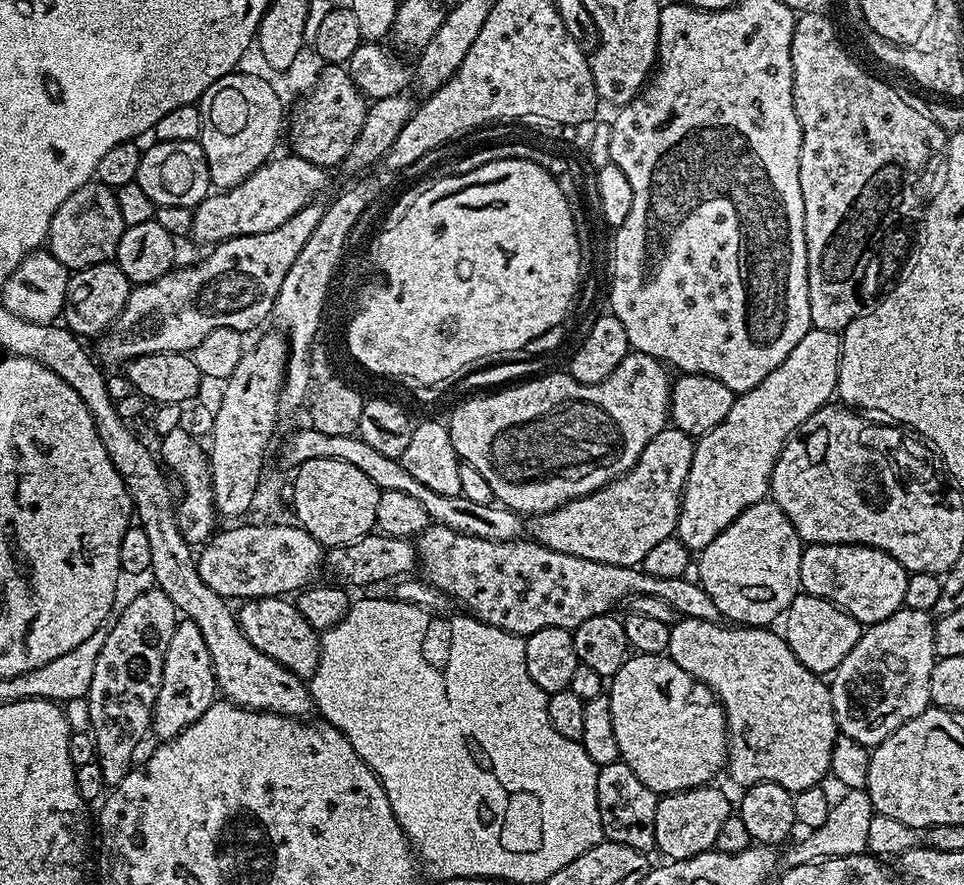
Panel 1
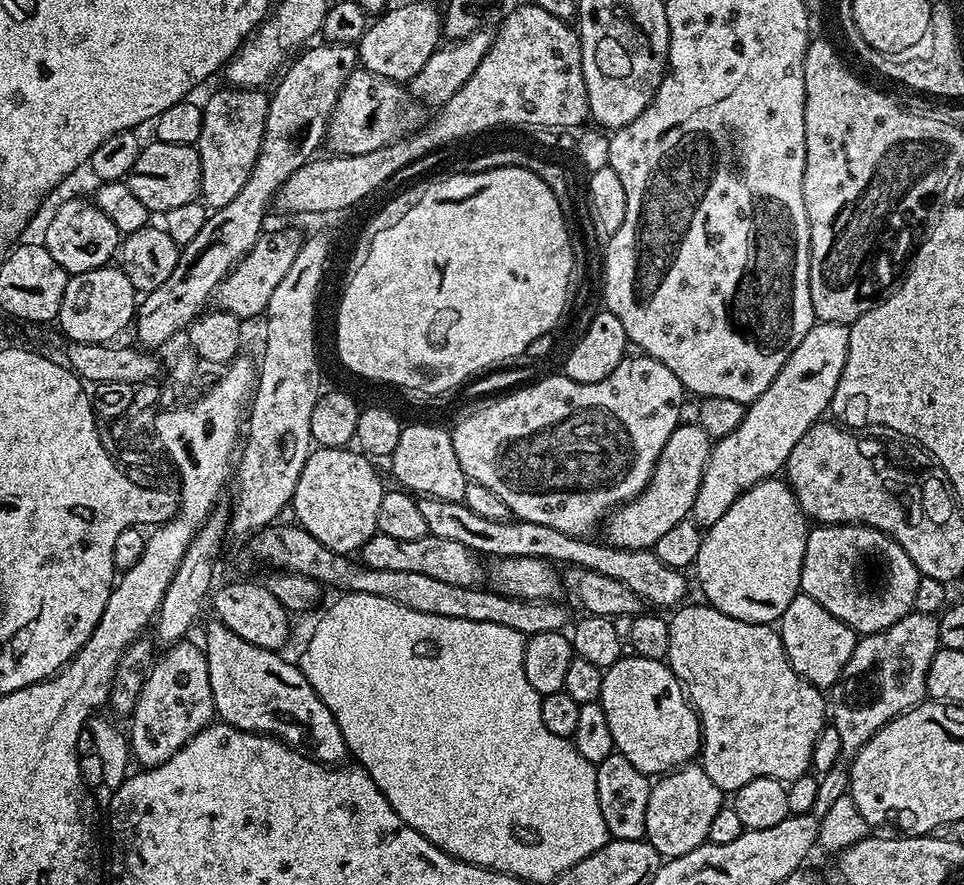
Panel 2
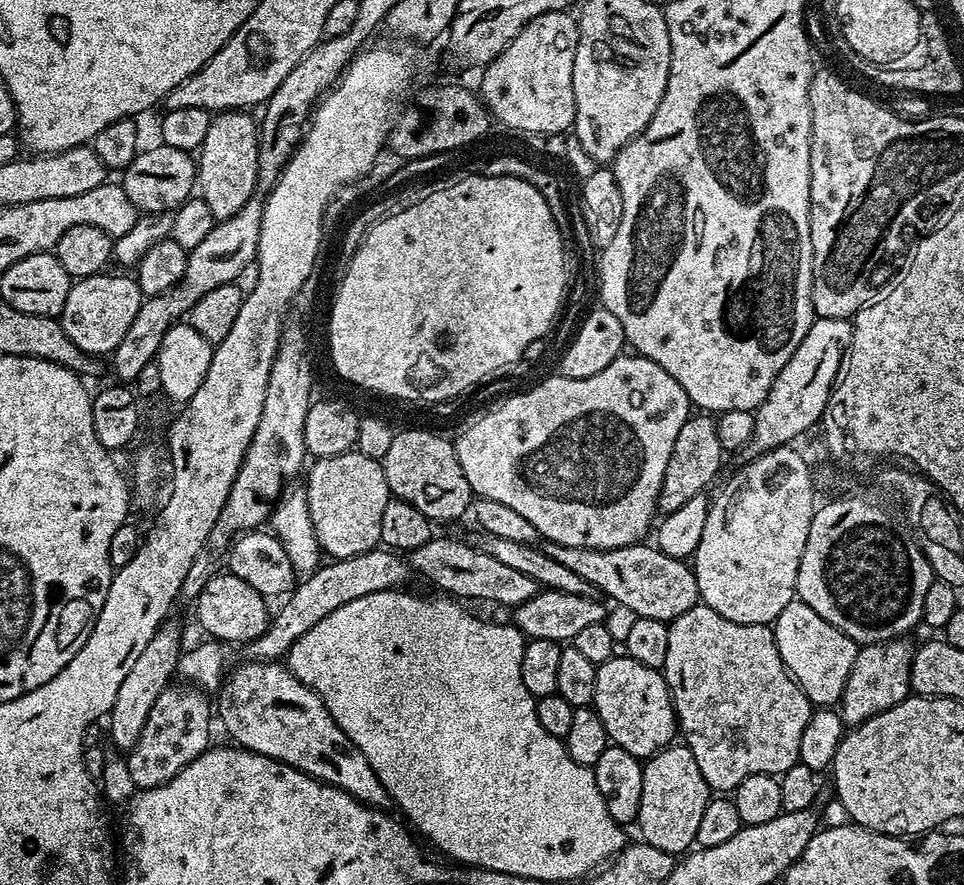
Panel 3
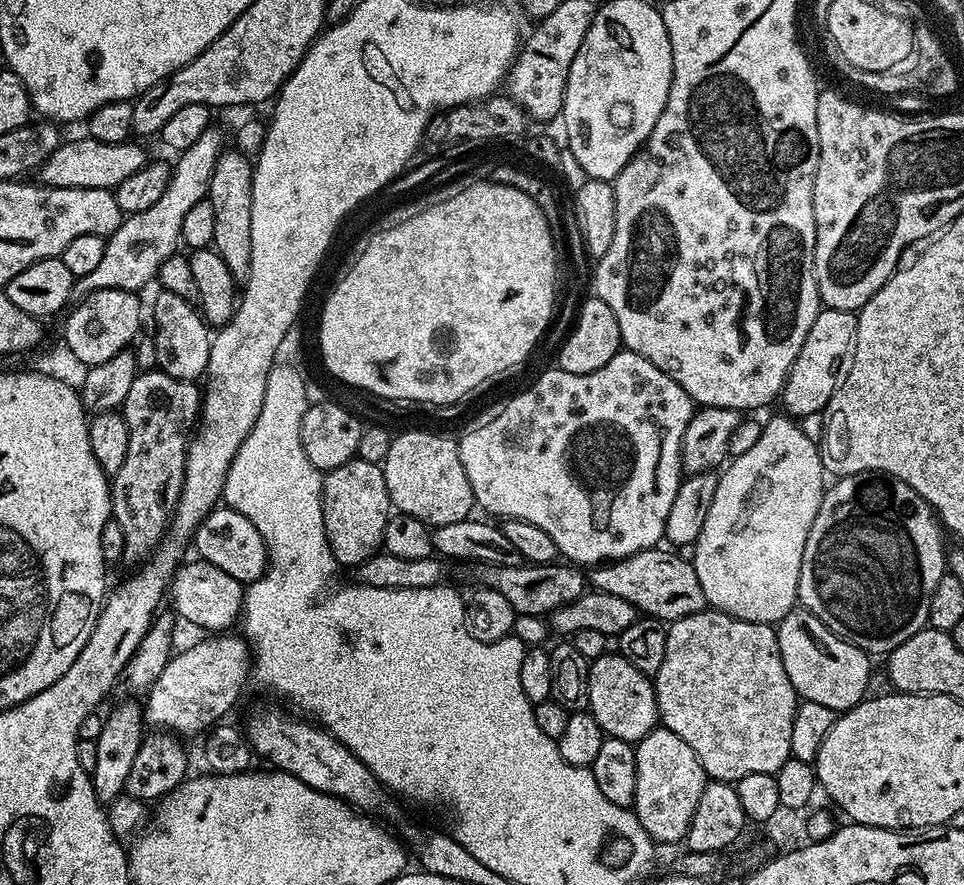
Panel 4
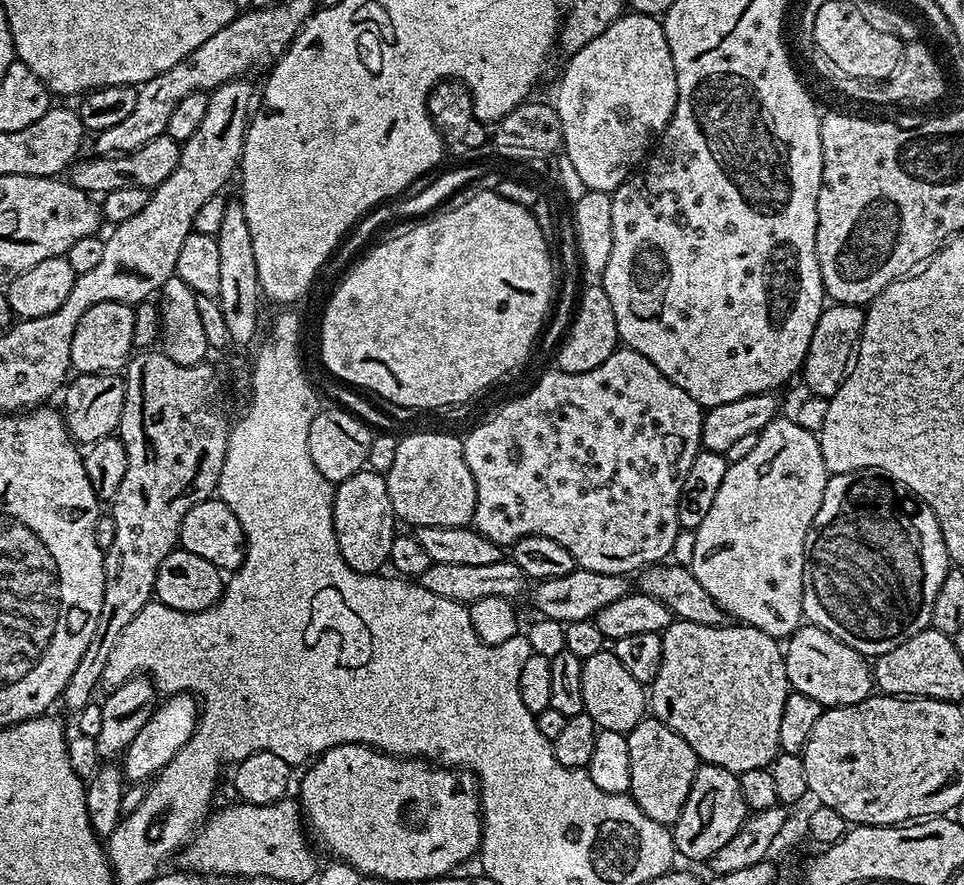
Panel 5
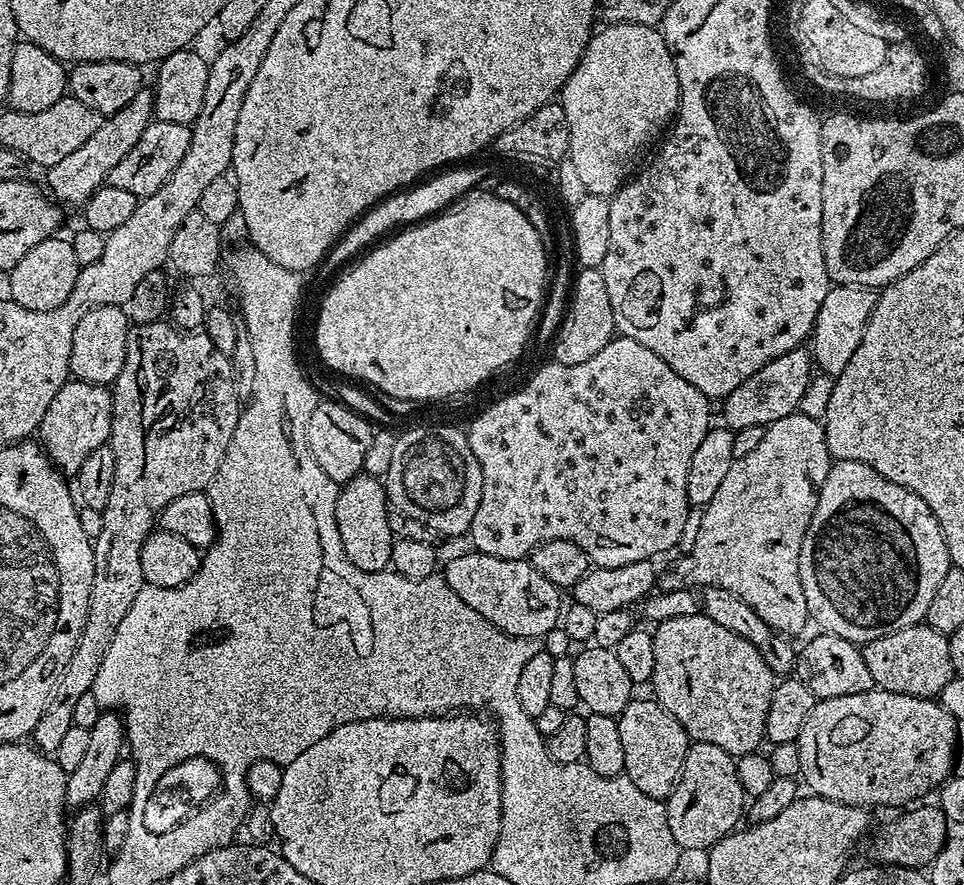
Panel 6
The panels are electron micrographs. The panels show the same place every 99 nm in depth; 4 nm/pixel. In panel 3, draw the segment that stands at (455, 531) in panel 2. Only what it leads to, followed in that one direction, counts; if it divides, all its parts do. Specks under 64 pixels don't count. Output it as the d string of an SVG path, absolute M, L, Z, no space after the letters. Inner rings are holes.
M641 542L617 548L579 548L545 543L543 549L550 554L550 558L574 570L578 578L586 578L597 593L605 592L600 594L632 612L633 617L671 622L701 603L695 571L685 561L662 554L662 550L651 543Z

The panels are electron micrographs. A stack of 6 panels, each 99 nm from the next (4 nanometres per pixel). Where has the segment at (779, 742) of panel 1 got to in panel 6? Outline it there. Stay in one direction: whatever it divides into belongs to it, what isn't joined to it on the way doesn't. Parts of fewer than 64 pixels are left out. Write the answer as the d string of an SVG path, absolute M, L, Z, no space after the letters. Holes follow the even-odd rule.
M703 614L672 618L655 625L652 641L654 674L650 688L656 691L654 699L682 725L695 743L721 748L733 758L749 756L760 748L760 743L765 743L766 716L770 710L774 677L756 647Z

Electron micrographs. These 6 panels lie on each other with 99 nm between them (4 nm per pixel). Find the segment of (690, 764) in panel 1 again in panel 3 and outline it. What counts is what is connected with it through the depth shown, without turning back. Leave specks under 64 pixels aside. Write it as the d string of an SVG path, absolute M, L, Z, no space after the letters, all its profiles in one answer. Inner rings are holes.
M613 654L606 662L599 664L596 669L592 704L598 718L602 718L602 726L606 726L609 741L615 747L626 750L638 758L650 757L677 739L676 711L672 705L672 692L664 680L663 671L659 668L642 666L642 662L630 658L627 654Z

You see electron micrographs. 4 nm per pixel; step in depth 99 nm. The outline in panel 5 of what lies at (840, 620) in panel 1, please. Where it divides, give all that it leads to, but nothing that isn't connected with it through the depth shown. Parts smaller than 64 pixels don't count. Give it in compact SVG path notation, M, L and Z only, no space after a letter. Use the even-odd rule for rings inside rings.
M801 623L800 627L787 637L784 661L789 685L795 691L814 698L814 702L825 708L841 708L847 704L857 704L873 695L874 676L870 664L859 652L855 652L846 642L834 638L816 624Z

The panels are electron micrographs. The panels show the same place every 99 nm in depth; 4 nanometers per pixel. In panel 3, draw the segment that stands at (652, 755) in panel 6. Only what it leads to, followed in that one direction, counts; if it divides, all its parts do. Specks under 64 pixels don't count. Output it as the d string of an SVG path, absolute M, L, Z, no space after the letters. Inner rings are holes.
M673 742L662 751L647 757L643 761L642 774L642 806L638 806L639 839L650 846L658 846L658 850L666 850L673 854L684 854L696 844L698 826L702 823L702 814L710 799L710 789L706 778L702 778L702 770L698 770L698 762L694 762L694 754L687 744Z

